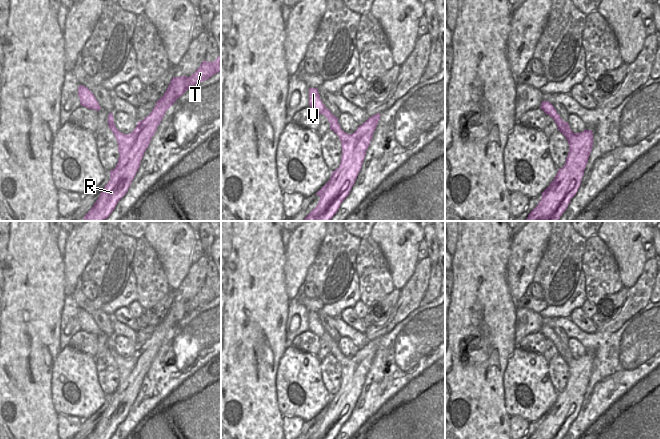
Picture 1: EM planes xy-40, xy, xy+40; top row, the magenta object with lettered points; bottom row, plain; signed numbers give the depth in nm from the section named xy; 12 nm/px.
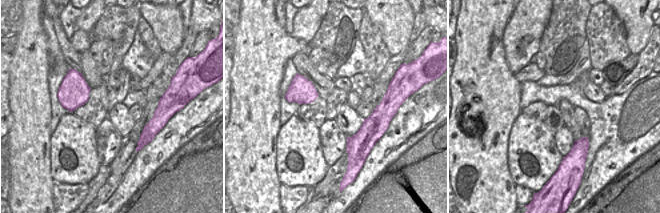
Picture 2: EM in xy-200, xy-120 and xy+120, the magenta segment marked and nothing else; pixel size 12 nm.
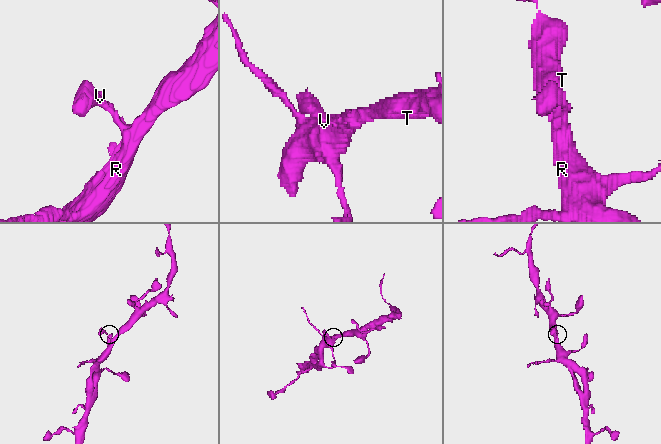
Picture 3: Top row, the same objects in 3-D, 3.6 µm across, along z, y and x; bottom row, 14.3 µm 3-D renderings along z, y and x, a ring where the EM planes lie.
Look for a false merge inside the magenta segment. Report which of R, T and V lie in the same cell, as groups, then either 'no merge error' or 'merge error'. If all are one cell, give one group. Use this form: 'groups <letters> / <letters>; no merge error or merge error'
groups R T V; no merge error

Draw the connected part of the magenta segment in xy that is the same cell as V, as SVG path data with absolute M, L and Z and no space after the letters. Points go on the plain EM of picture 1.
M309 312L309 330L328 343L330 353L341 365L342 380L339 391L316 417L320 424L308 439L335 439L349 419L361 394L366 375L380 344L380 337L369 341L354 357L347 358L341 353L338 342L322 327L317 312Z

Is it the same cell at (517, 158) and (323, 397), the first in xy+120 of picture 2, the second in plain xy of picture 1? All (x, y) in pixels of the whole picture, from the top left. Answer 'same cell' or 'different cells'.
same cell

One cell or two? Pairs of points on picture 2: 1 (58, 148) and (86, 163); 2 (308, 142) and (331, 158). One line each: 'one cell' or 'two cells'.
1: one cell
2: two cells

